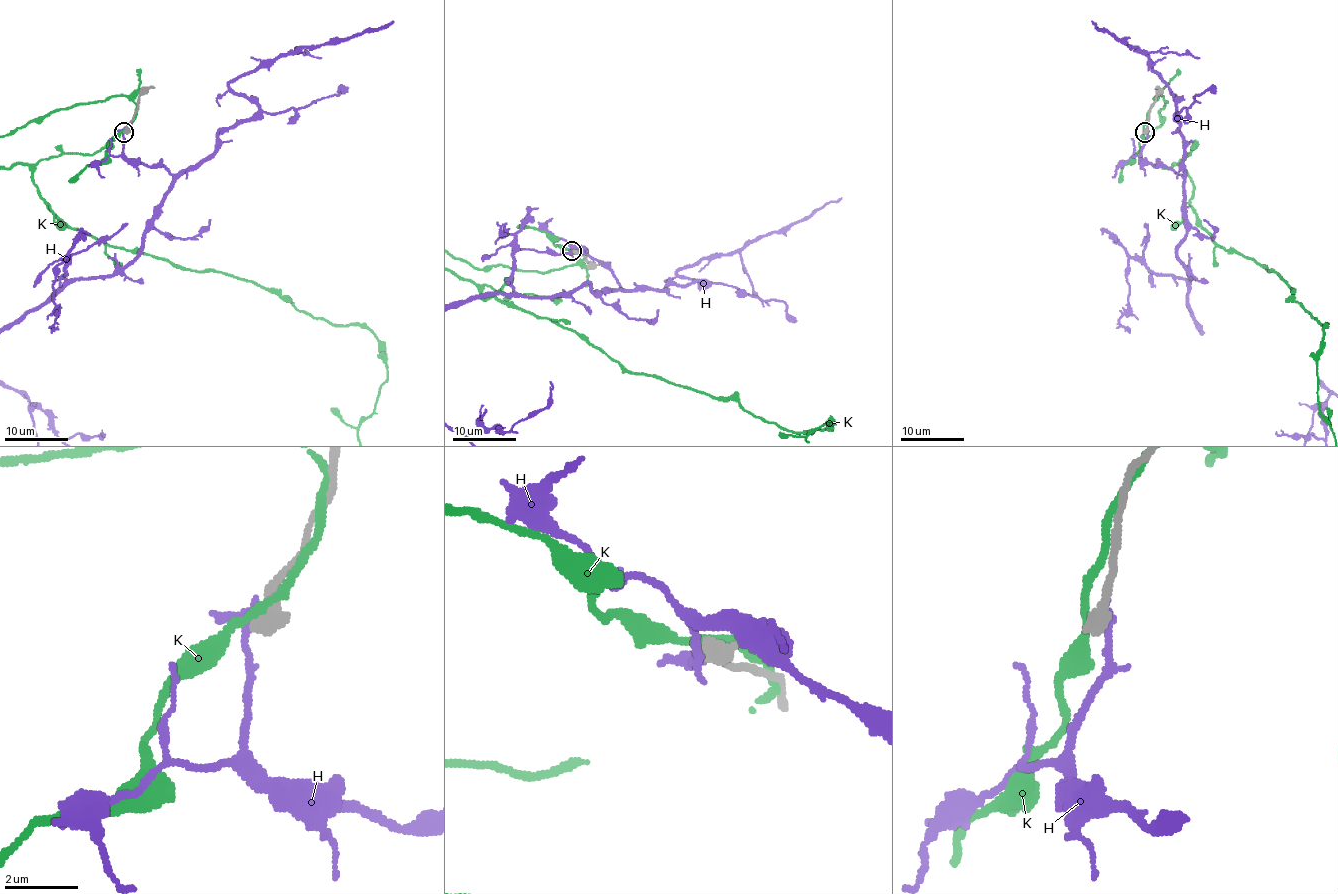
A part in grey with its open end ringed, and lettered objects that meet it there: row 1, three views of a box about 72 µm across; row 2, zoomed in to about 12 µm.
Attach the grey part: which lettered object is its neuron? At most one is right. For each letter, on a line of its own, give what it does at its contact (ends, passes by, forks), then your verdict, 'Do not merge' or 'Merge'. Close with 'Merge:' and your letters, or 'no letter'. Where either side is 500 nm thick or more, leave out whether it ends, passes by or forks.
H: Do not merge
K: Do not merge
Merge: no letter

